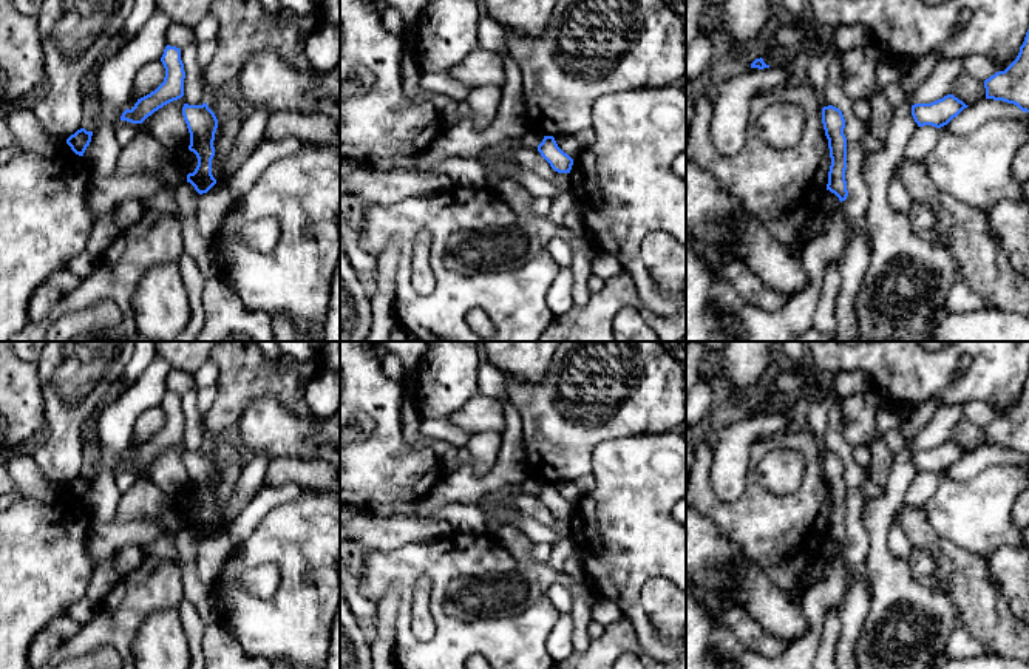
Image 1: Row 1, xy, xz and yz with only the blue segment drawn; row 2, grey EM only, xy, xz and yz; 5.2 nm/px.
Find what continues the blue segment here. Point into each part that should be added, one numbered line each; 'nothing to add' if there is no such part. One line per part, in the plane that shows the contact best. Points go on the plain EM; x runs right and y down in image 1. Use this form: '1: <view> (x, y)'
nothing to add

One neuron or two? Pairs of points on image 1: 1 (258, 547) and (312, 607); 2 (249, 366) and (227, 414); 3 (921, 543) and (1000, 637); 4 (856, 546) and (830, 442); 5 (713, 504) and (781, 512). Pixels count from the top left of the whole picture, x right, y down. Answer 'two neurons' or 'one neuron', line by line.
1: one neuron
2: one neuron
3: one neuron
4: one neuron
5: one neuron

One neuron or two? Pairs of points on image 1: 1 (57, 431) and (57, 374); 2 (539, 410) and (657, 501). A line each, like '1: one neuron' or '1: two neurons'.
1: one neuron
2: two neurons

